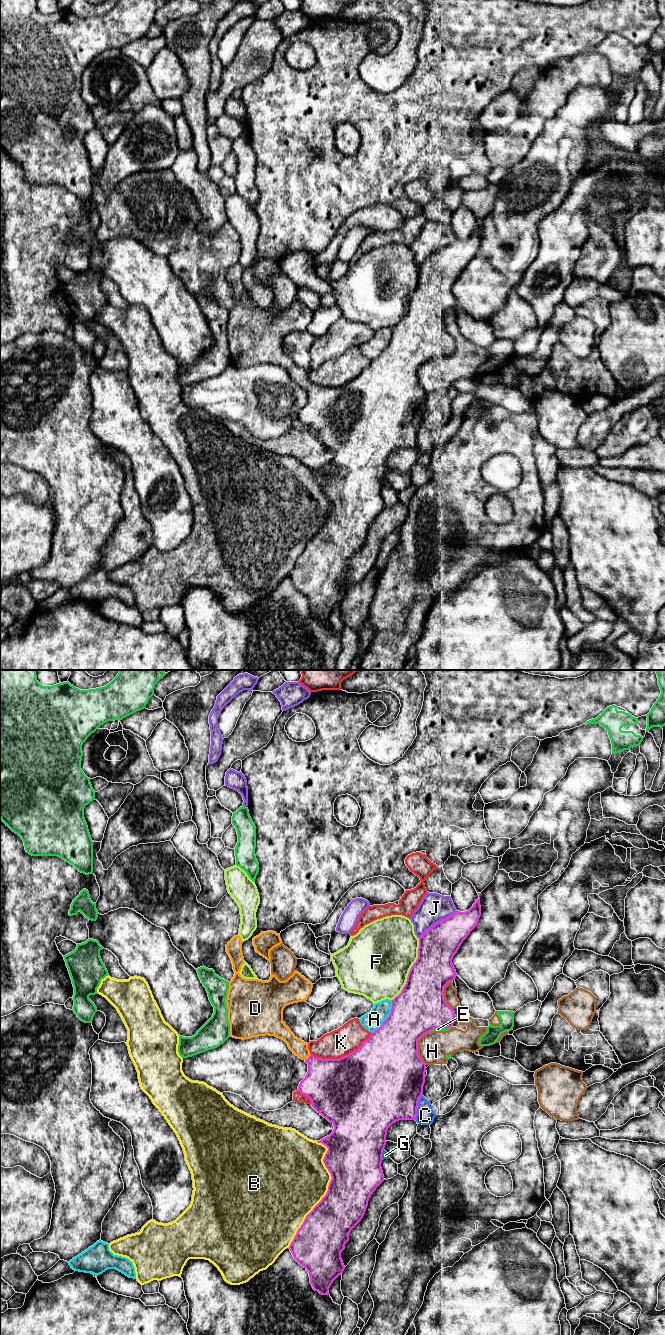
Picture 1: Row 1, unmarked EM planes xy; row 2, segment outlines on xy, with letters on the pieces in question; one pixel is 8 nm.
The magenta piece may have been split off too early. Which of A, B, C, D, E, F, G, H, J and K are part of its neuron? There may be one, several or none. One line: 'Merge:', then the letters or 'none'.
Merge: D

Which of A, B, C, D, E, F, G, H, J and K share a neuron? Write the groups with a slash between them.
A / B / C E H J / D / F / G / K

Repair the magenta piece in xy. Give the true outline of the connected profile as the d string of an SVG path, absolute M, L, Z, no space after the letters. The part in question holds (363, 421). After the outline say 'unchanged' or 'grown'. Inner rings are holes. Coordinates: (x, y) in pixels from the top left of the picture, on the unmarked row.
M478 226L468 239L456 239L433 253L419 266L418 286L409 299L401 321L392 328L390 343L357 378L340 387L322 387L311 383L308 372L298 367L283 350L284 336L293 331L306 329L312 320L313 312L297 299L294 299L285 309L280 309L272 301L268 309L245 307L239 301L245 290L241 265L234 264L226 273L226 280L235 300L229 310L226 327L230 364L245 368L269 363L284 368L293 382L308 392L308 400L300 410L298 419L307 424L311 428L311 434L334 454L329 464L317 469L328 476L323 487L332 505L328 519L306 544L289 574L294 587L308 599L313 617L322 623L329 623L331 612L343 601L345 594L341 587L341 580L349 569L349 561L363 546L370 524L385 508L381 491L388 456L399 448L416 447L418 430L423 421L426 405L426 392L418 383L418 368L433 357L453 354L456 343L454 337L445 329L444 315L455 308L457 302L452 287L463 269L476 255L480 244L481 234Z; grown

